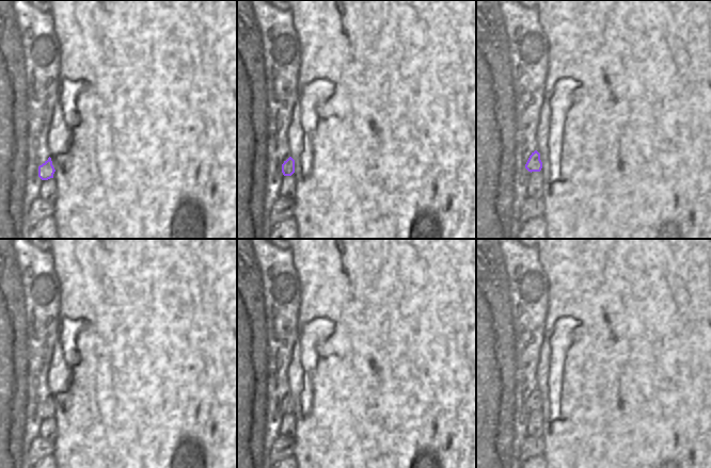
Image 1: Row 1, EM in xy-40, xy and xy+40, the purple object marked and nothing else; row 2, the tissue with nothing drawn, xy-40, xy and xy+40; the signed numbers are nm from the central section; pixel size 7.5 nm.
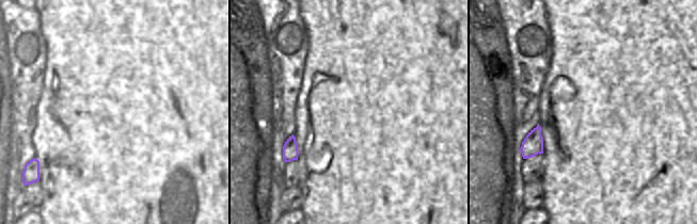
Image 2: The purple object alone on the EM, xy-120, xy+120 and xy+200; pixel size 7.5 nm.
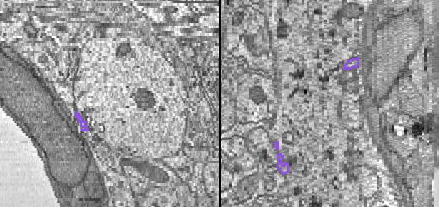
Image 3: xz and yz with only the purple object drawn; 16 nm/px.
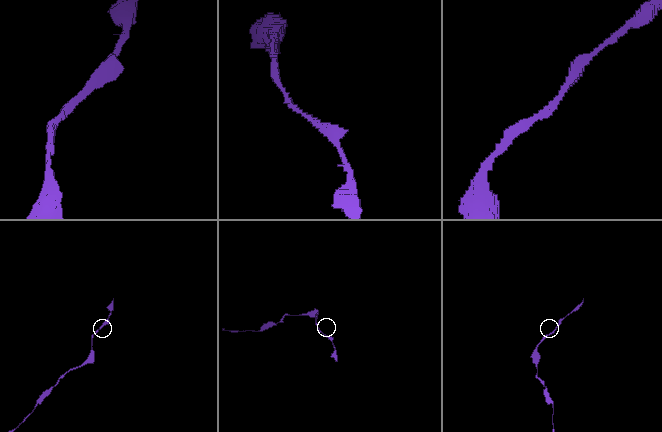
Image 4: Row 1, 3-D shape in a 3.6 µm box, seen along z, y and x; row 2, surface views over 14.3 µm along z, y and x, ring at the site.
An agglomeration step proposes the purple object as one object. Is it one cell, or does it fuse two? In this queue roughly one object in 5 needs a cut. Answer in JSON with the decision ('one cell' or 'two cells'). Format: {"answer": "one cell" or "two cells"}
{"answer": "one cell"}

